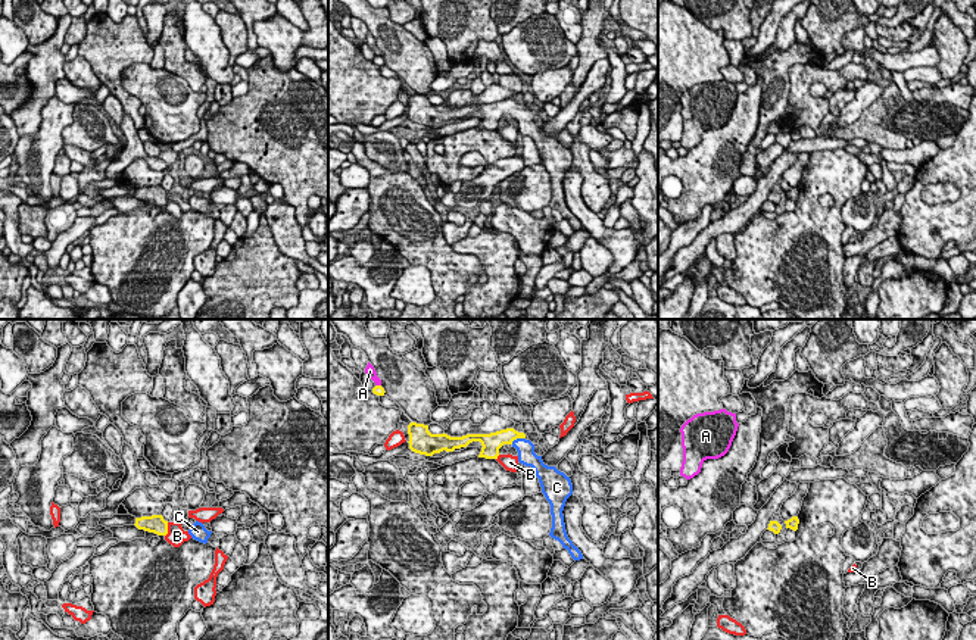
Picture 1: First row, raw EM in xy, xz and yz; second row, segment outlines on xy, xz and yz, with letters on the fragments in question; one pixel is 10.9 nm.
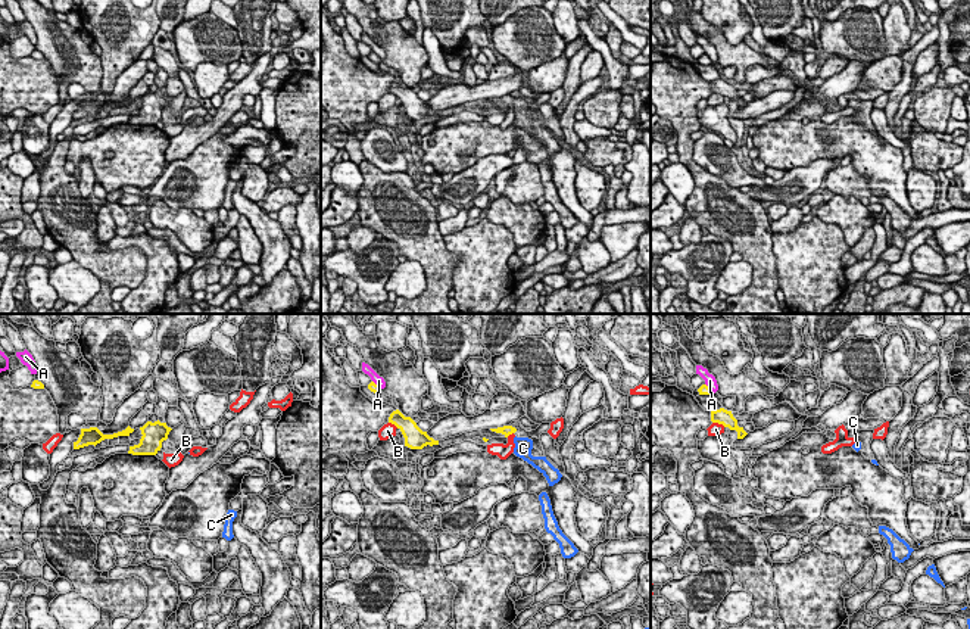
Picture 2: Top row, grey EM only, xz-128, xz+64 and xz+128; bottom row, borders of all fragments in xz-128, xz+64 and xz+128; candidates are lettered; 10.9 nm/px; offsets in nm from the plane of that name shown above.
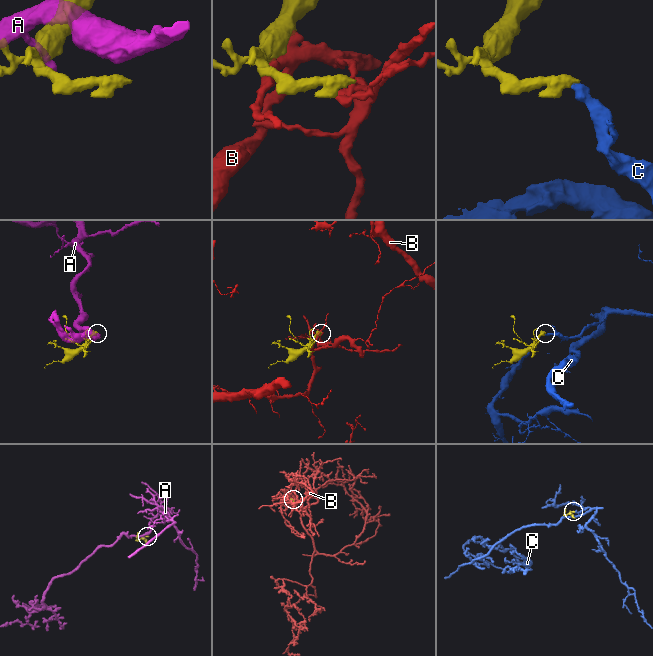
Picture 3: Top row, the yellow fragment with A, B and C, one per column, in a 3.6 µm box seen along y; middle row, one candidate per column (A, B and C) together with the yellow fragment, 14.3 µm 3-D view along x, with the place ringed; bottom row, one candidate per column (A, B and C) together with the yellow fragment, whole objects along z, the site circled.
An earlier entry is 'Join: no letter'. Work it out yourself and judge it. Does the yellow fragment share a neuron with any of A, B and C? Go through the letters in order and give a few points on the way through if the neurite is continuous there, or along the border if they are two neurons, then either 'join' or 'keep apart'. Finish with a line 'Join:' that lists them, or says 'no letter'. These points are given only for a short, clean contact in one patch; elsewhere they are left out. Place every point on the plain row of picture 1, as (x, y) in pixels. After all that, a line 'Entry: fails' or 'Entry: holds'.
A: keep apart
B: keep apart
C: way xz (495, 111), (517, 108), (526, 119); join
Join: C
Entry: fails

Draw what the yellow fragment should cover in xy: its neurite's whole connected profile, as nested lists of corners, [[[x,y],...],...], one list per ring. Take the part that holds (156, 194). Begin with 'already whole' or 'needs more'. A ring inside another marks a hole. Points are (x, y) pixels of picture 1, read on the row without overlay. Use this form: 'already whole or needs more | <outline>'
already whole | [[[162,185],[135,188],[134,194],[138,200],[155,203],[158,206],[168,205],[168,191]]]

